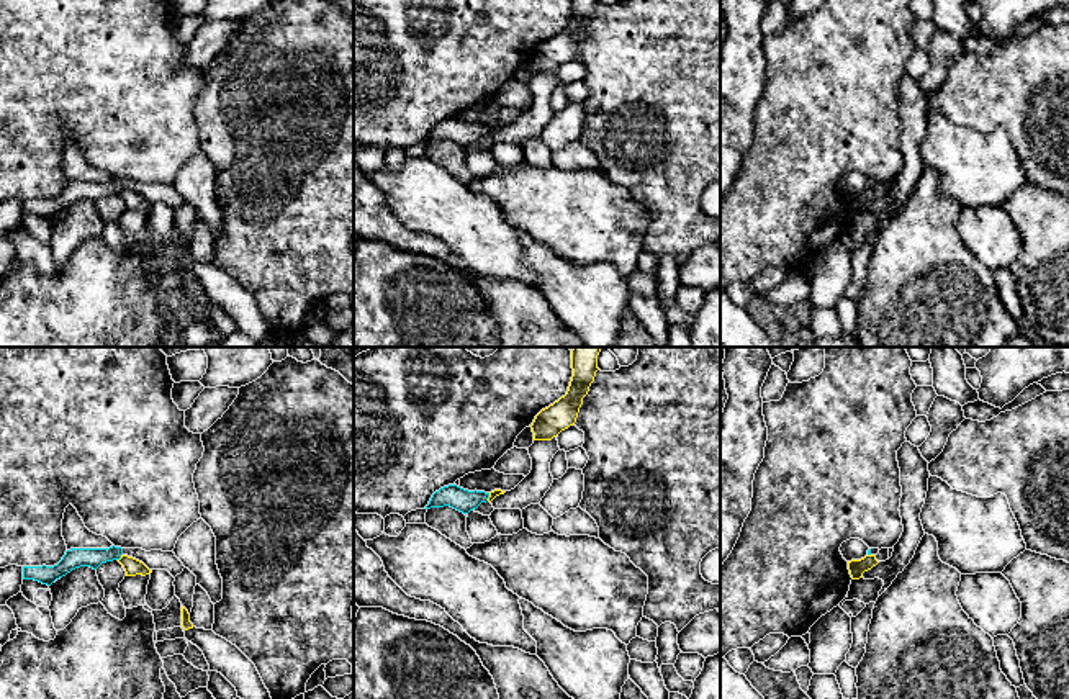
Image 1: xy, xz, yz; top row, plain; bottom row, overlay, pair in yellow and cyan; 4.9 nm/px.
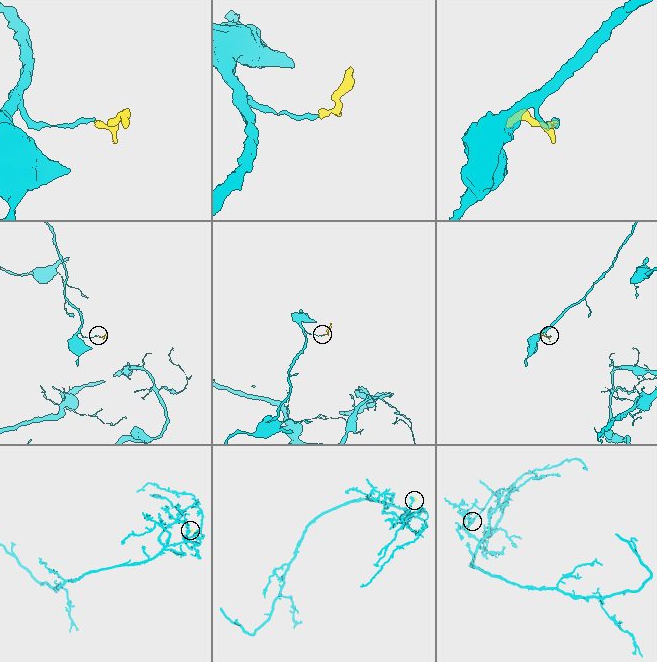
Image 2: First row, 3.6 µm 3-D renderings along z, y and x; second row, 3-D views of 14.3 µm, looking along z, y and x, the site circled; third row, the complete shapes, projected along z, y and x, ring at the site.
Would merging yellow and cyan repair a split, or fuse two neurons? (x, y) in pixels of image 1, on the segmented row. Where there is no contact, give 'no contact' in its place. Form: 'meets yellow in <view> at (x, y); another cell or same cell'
meets yellow in xy at (121, 557); another cell

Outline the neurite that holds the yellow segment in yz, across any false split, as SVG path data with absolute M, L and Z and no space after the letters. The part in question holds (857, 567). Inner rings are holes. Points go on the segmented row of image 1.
M866 555L861 560L851 560L848 561L848 570L853 579L863 578L863 573L876 566L879 561L876 560L876 555Z

